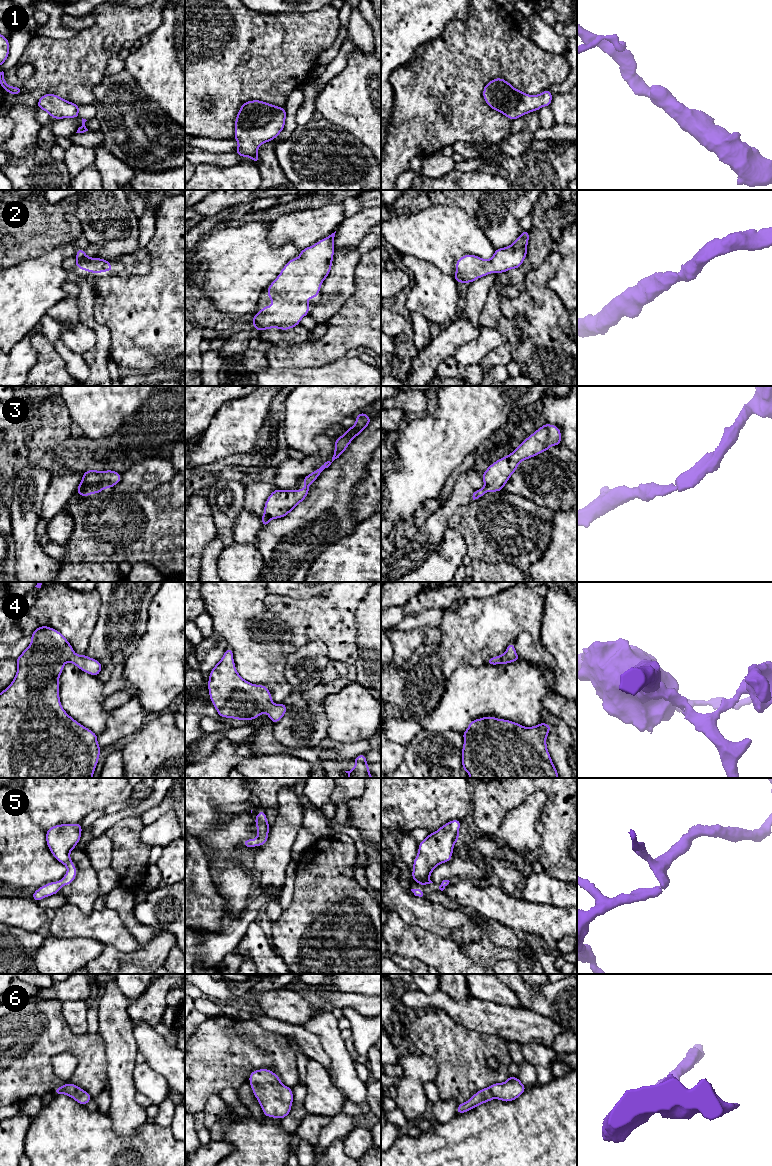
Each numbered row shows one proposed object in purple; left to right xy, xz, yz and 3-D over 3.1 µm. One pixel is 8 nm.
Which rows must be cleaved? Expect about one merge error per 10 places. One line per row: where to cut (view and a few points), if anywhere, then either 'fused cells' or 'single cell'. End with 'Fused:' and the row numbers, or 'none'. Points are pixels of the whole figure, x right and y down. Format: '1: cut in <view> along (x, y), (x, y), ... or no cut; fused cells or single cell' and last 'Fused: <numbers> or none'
1: no cut; single cell
2: no cut; single cell
3: no cut; single cell
4: no cut; single cell
5: no cut; single cell
6: no cut; single cell
Fused: none

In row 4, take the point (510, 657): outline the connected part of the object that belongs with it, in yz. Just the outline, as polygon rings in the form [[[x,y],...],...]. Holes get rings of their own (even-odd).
[[[510,643],[507,648],[506,648],[506,652],[502,655],[498,655],[492,658],[489,658],[487,660],[487,664],[488,665],[498,665],[498,664],[508,664],[511,662],[517,662],[520,659],[520,657],[518,656],[518,654],[515,651],[515,644],[514,643]]]

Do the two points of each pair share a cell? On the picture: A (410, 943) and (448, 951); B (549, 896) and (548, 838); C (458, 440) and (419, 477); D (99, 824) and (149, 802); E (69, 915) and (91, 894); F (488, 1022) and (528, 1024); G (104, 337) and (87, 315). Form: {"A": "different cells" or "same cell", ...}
{"A": "same cell", "B": "different cells", "C": "same cell", "D": "same cell", "E": "different cells", "F": "same cell", "G": "same cell"}

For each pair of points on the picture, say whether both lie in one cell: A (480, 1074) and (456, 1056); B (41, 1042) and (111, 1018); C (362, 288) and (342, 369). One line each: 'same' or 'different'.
A: same
B: different
C: different

